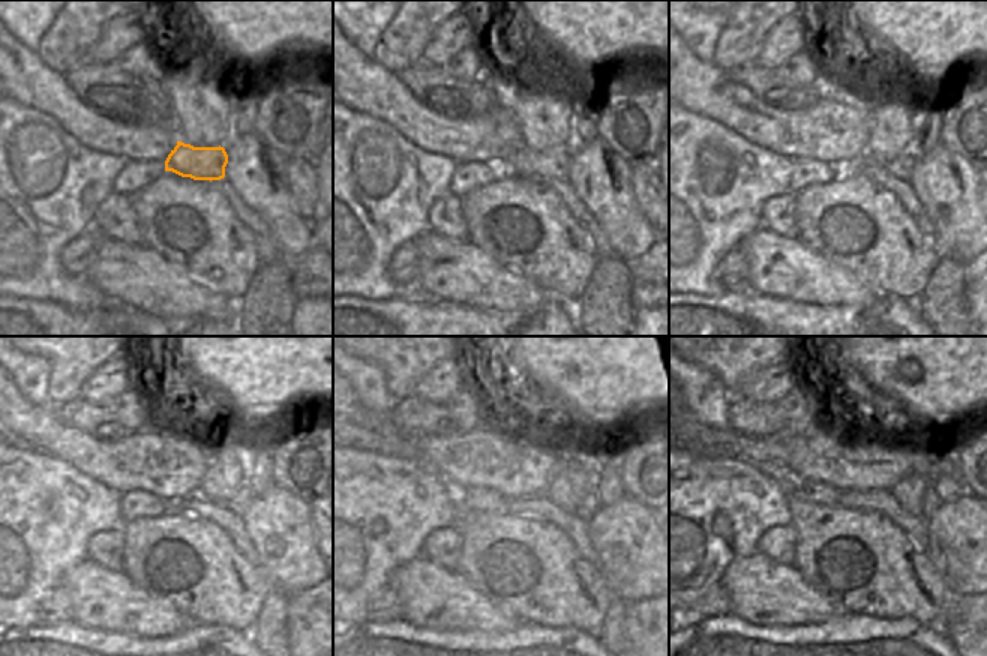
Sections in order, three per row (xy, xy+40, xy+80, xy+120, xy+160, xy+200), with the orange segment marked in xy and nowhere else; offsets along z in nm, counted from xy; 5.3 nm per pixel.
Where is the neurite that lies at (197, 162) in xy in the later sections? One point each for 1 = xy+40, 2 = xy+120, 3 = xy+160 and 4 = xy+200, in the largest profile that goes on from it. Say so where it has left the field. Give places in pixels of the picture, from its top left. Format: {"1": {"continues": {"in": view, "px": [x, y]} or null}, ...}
{"1": {"continues": {"in": "xy+40", "px": [554, 164]}}, "2": {"continues": {"in": "xy+120", "px": [239, 503]}}, "3": {"continues": {"in": "xy+160", "px": [590, 505]}}, "4": {"continues": {"in": "xy+200", "px": [930, 503]}}}

